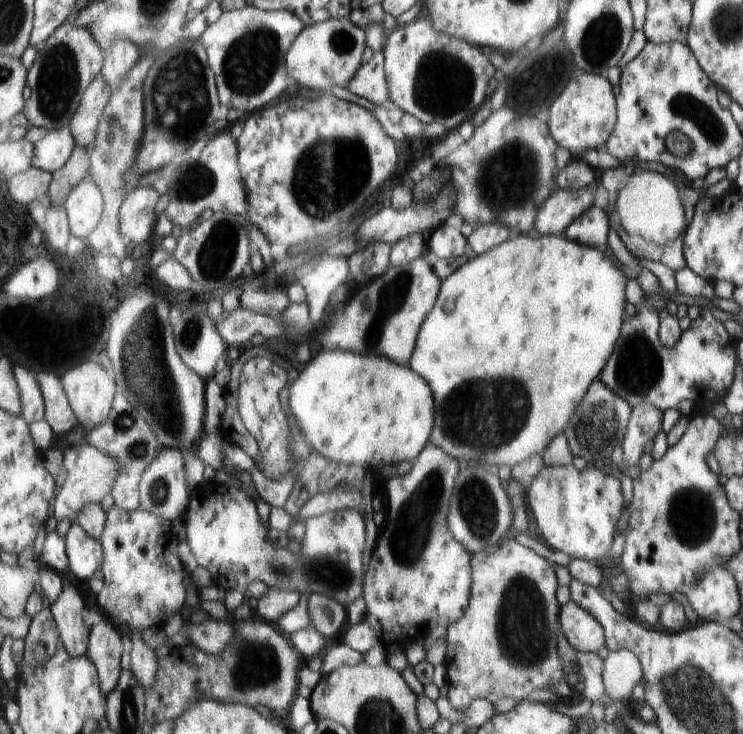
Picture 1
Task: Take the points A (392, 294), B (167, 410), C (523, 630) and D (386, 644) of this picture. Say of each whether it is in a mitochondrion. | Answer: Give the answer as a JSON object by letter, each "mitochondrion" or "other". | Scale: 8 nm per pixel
{"A":"mitochondrion","B":"mitochondrion","C":"mitochondrion","D":"other"}

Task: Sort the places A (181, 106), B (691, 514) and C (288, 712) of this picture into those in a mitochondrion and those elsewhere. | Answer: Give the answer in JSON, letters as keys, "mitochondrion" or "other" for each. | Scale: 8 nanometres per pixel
{"A":"mitochondrion","B":"mitochondrion","C":"other"}

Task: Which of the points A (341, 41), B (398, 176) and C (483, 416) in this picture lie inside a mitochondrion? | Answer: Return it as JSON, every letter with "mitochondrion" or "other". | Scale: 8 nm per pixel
{"A":"mitochondrion","B":"other","C":"mitochondrion"}

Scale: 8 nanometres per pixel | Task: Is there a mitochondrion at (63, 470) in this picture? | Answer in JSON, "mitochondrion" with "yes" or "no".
{"mitochondrion":"no"}

